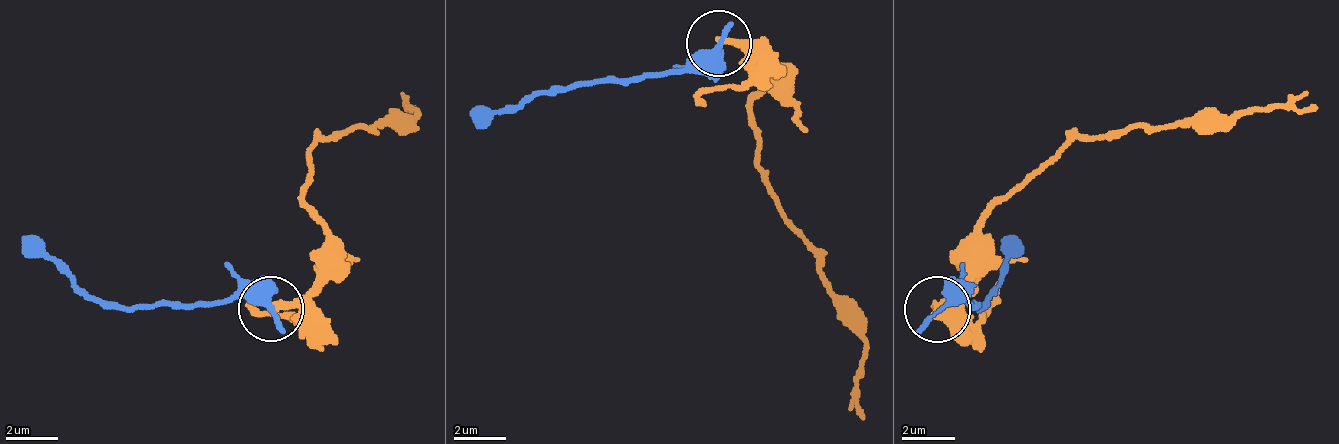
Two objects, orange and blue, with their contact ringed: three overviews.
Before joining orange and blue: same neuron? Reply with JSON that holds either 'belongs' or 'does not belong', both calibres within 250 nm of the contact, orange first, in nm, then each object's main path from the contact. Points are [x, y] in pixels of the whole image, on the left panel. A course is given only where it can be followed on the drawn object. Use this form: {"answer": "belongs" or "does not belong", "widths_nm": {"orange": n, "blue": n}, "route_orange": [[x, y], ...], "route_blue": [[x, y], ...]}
{"answer": "does not belong", "widths_nm": {"orange": 280, "blue": 440}, "route_orange": [[272, 310], [318, 277], [325, 218], [305, 199], [318, 140], [390, 126], [417, 113], [417, 107]], "route_blue": [[272, 310], [240, 297], [102, 310], [23, 238]]}

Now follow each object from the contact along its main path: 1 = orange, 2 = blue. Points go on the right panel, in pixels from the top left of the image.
1: (936, 311), (975, 278), (982, 218), (1075, 139), (1213, 126), (1240, 112), (1319, 106)
2: (936, 311), (962, 298), (982, 311), (1015, 238)

